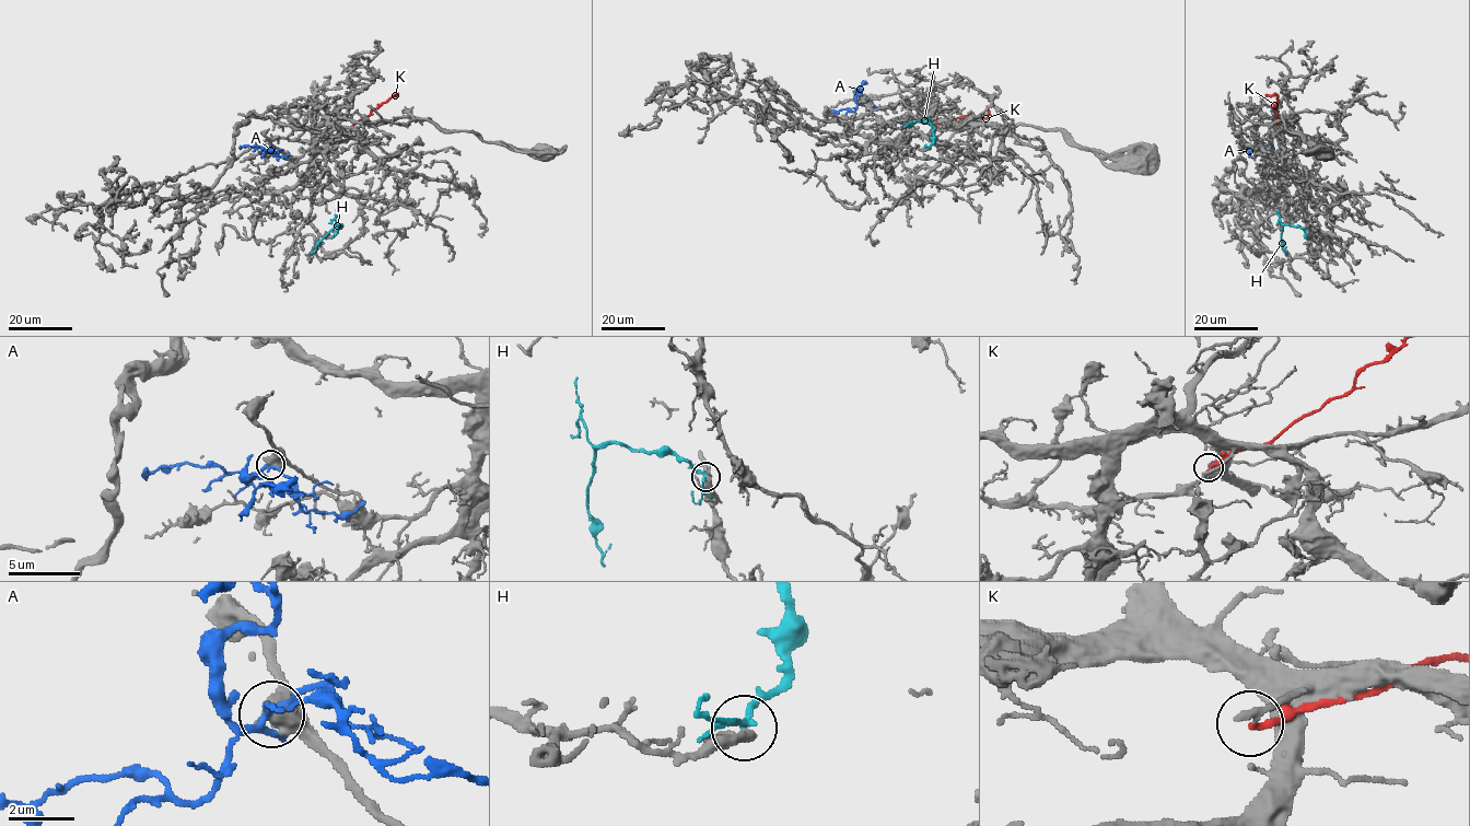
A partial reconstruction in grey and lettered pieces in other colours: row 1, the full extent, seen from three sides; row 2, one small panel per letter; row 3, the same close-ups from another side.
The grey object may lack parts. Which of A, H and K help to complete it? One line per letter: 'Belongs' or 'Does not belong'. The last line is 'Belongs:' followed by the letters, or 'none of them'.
A: Does not belong
H: Belongs
K: Does not belong
Belongs: H

